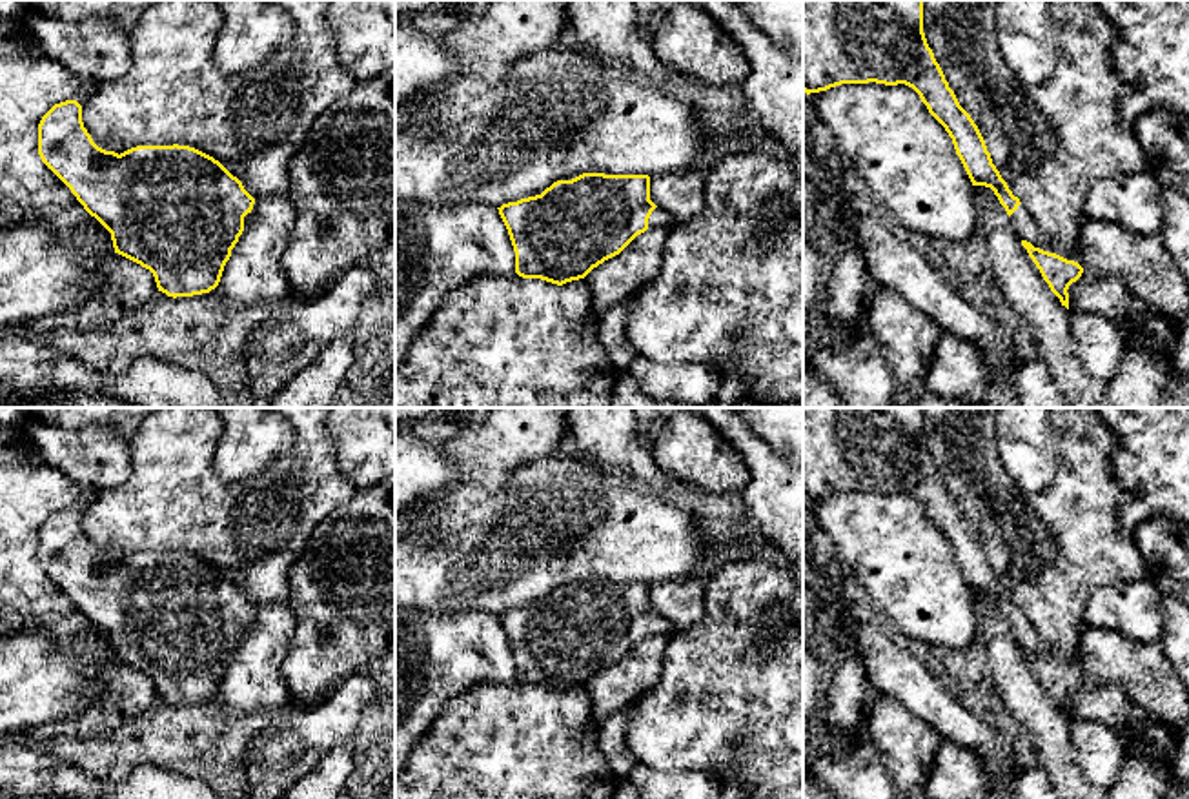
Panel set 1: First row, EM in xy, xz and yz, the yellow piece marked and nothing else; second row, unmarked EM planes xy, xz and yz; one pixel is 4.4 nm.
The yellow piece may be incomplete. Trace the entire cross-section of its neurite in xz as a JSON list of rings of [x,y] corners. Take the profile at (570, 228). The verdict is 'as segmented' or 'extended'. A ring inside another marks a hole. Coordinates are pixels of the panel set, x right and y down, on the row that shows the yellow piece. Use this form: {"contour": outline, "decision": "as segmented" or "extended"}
{"contour": [[[583,173],[572,180],[554,182],[541,195],[497,209],[515,251],[515,273],[557,286],[584,278],[648,228],[676,224],[670,213],[650,200],[648,175]]], "decision": "extended"}

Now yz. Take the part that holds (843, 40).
{"contour": [[[803,0],[803,91],[810,95],[841,84],[869,82],[905,84],[920,95],[929,113],[952,138],[972,186],[994,191],[1011,217],[1014,233],[1021,238],[1021,246],[1062,306],[1069,309],[1067,289],[1083,271],[1096,273],[1103,278],[1123,280],[1136,297],[1164,313],[1180,331],[1189,311],[1189,284],[1169,258],[1160,235],[1143,237],[1118,224],[1085,220],[1076,249],[1058,251],[1040,231],[1029,209],[1012,195],[992,164],[978,126],[949,87],[923,33],[923,0]]], "decision": "extended"}

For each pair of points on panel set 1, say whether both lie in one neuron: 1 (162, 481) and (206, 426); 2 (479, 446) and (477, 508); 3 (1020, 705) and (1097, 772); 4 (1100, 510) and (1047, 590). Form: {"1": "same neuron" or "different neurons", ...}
{"1": "same neuron", "2": "different neurons", "3": "different neurons", "4": "same neuron"}

